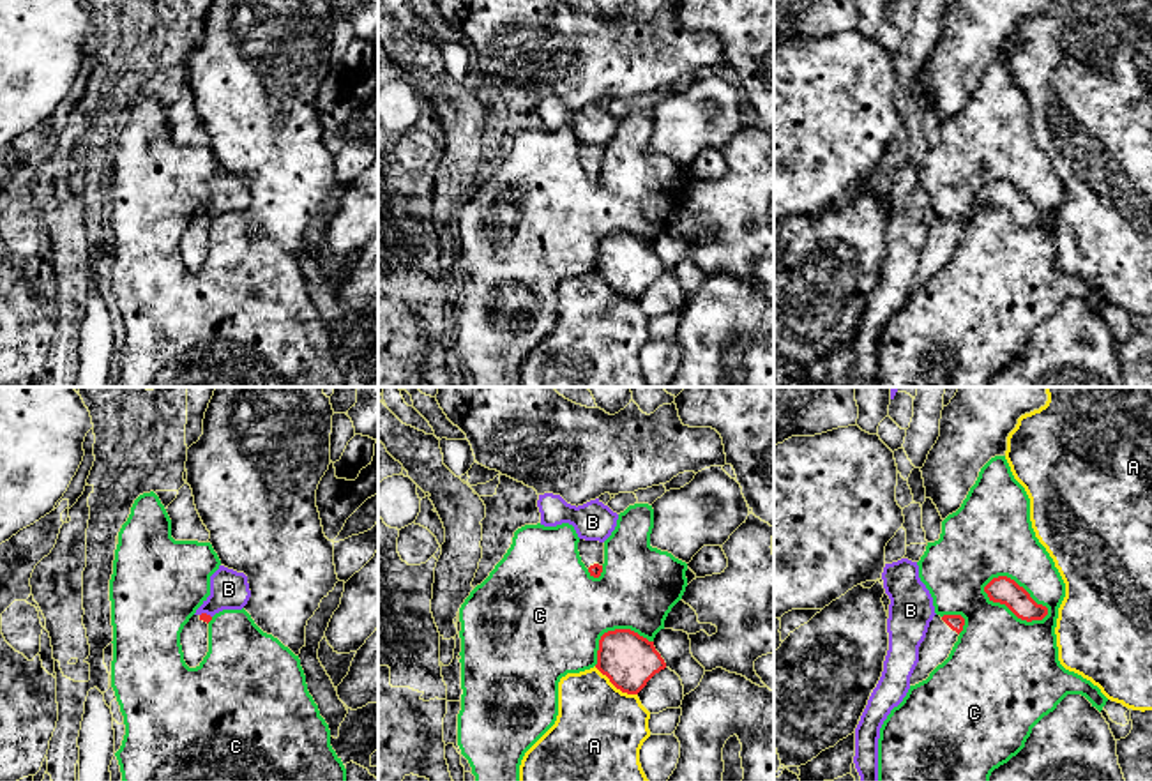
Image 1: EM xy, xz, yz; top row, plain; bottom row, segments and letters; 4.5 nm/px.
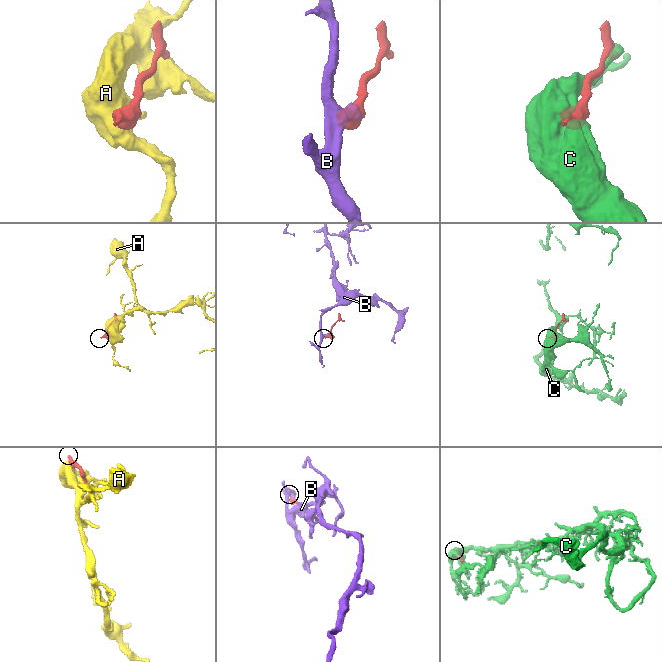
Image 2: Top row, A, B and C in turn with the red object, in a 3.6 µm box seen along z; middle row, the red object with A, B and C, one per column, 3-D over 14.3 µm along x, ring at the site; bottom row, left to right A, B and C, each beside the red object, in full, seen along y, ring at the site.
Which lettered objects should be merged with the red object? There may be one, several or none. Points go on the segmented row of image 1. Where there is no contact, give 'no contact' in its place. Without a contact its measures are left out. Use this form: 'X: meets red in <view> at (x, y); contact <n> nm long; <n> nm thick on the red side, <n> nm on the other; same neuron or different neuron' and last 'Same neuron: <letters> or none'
A: meets red in xz at (615, 686); contact 240 nm long; 240 nm thick on the red side, 400 nm on the other; different neuron
B: meets red in xy at (205, 614); contact 60 nm long; 40 nm thick on the red side, 180 nm on the other; different neuron
C: meets red in yz at (1015, 614); contact 320 nm long; 120 nm thick on the red side, 460 nm on the other; different neuron
Same neuron: none

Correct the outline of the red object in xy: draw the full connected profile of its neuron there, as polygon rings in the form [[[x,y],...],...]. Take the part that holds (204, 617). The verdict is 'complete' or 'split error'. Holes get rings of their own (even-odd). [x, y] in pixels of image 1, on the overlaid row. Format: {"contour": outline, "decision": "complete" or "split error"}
{"contour": [[[193,615],[180,633],[184,661],[189,668],[200,666],[208,652],[208,622],[210,615]]], "decision": "split error"}

